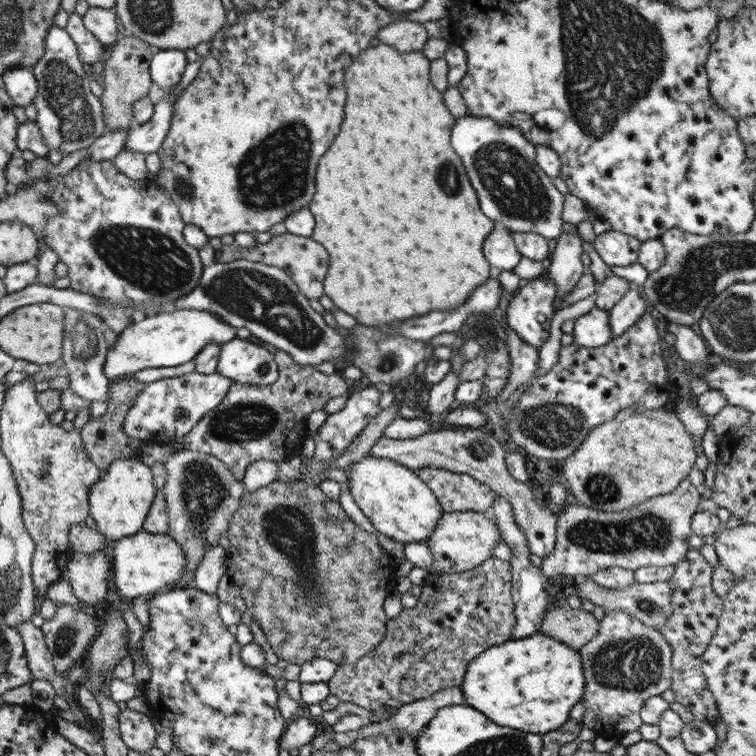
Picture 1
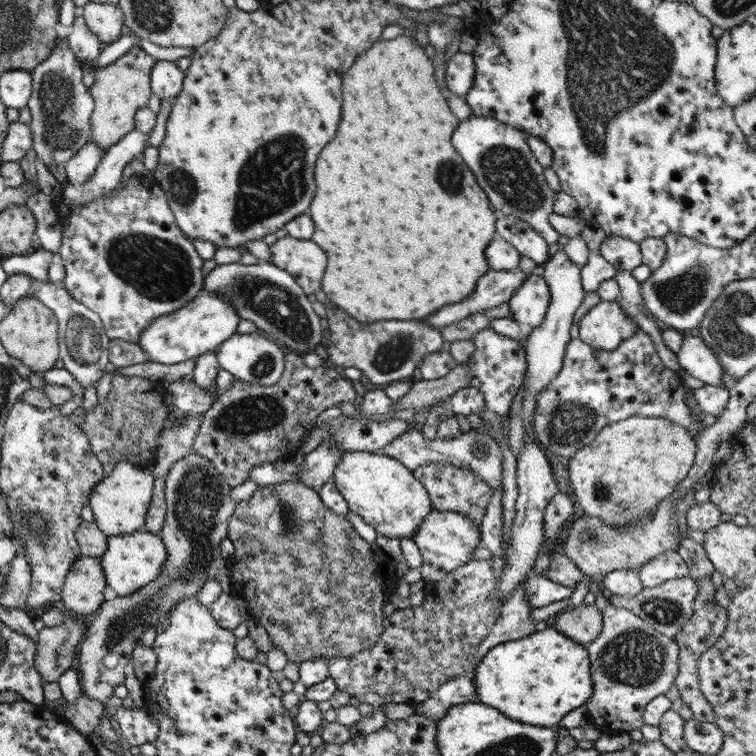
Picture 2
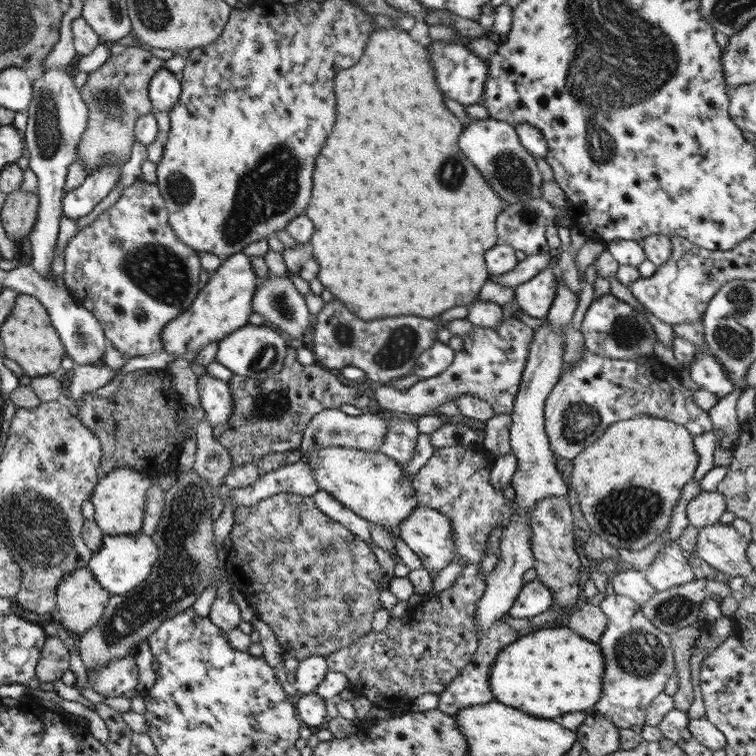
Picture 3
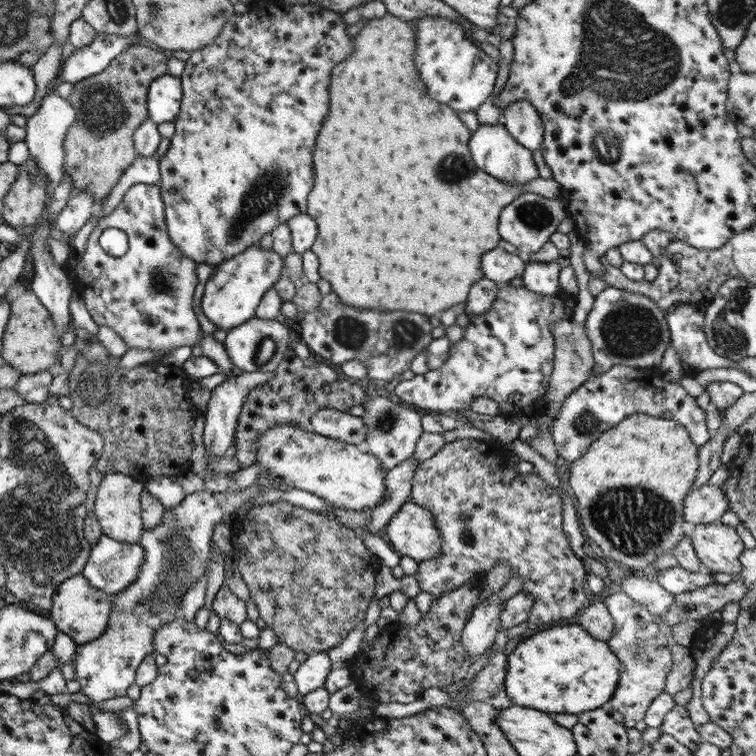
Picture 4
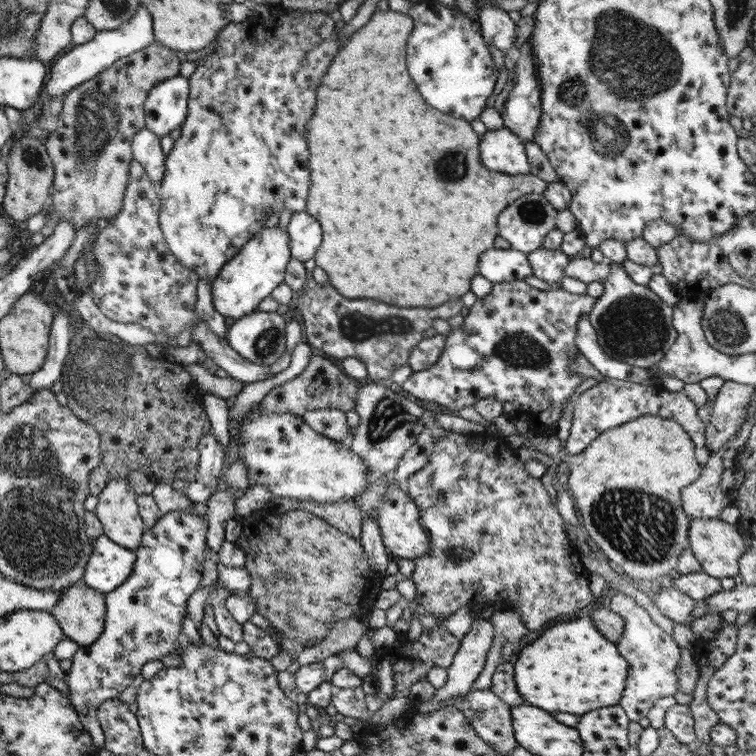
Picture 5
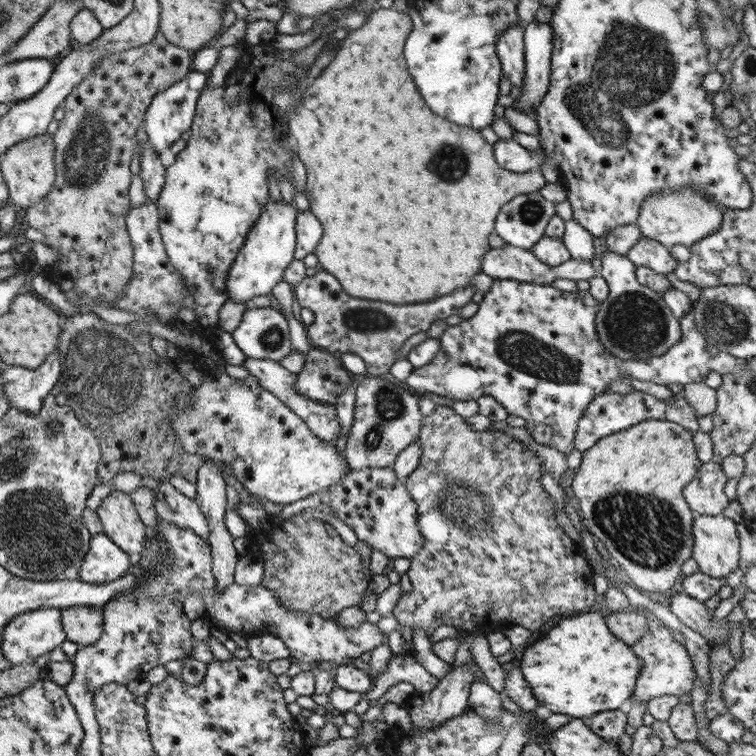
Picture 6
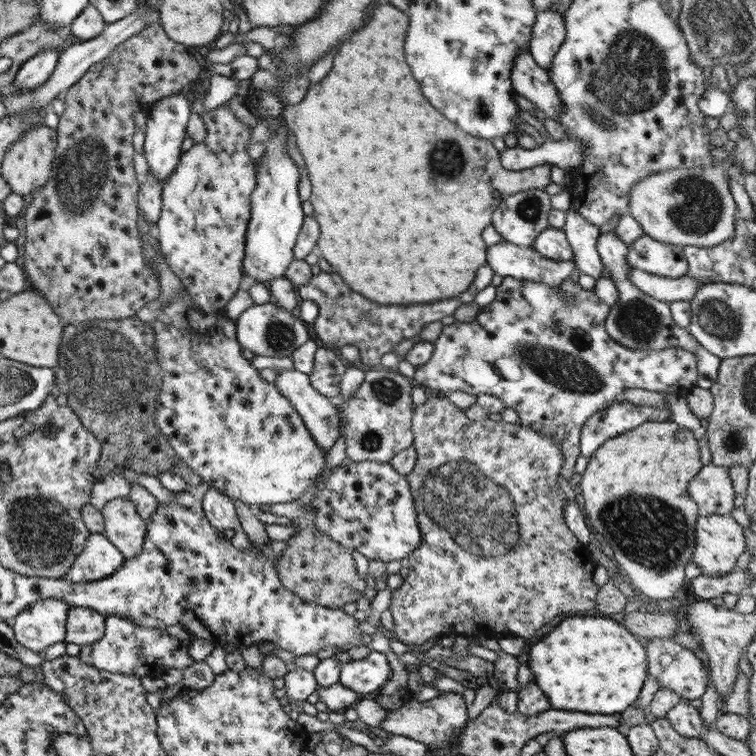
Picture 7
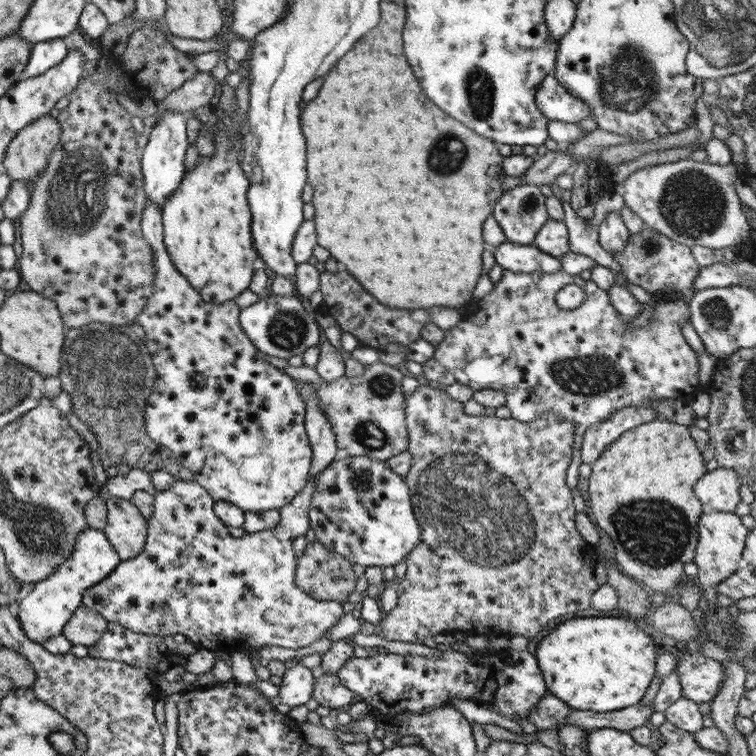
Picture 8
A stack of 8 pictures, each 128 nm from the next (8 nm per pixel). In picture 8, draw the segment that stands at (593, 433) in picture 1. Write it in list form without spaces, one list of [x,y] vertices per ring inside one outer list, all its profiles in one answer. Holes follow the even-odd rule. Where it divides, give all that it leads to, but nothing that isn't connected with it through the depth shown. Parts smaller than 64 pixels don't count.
[[[658,419],[646,424],[639,424],[634,428],[626,431],[614,445],[611,445],[600,457],[598,461],[591,464],[592,473],[588,478],[588,492],[590,500],[587,502],[587,508],[592,510],[592,516],[596,520],[598,526],[602,526],[606,530],[606,534],[612,538],[614,542],[614,550],[616,550],[616,560],[622,566],[623,572],[630,578],[642,582],[648,585],[655,594],[657,593],[669,593],[680,586],[683,580],[686,578],[684,574],[684,564],[694,560],[695,550],[697,548],[697,542],[699,539],[699,518],[700,515],[707,511],[700,499],[694,494],[694,484],[708,472],[706,464],[694,438],[690,435],[690,427],[682,426],[682,424],[676,424],[674,422]]]

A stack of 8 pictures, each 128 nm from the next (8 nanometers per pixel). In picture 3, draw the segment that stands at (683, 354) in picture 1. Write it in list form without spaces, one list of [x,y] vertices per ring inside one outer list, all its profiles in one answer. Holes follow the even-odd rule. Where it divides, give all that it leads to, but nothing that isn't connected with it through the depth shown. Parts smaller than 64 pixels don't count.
[[[696,352],[696,358],[692,360],[690,366],[692,367],[688,372],[700,389],[716,394],[720,399],[734,392],[734,384],[729,379],[728,373],[710,353]]]

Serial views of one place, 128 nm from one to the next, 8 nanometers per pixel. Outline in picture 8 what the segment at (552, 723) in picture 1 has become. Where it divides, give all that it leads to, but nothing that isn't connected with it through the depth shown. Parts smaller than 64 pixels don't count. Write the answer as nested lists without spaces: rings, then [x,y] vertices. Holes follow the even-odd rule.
[[[622,616],[568,620],[560,624],[558,634],[552,630],[536,648],[538,650],[534,655],[538,659],[548,692],[573,709],[592,712],[612,712],[639,703],[655,677],[656,658],[661,650],[660,644],[654,646],[652,638],[636,625],[633,617]]]

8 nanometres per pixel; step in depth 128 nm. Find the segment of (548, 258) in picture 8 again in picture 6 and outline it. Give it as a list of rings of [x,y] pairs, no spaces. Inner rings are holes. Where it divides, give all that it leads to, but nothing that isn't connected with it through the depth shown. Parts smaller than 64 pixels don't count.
[[[506,245],[506,247],[494,248],[490,252],[486,252],[484,260],[482,260],[482,272],[484,274],[500,280],[518,280],[518,282],[529,282],[537,285],[550,285],[558,278],[568,278],[570,280],[590,280],[590,277],[598,274],[594,266],[586,260],[570,259],[558,266],[550,266],[538,259],[532,249],[523,249],[514,245]]]

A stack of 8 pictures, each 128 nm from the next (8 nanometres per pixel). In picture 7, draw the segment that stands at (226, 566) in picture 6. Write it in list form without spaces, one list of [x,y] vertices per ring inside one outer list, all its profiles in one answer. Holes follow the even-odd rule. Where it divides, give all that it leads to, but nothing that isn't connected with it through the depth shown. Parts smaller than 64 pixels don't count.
[[[208,486],[208,491],[202,498],[202,509],[208,521],[214,525],[222,537],[226,536],[227,528],[236,528],[236,530],[240,528],[240,519],[235,508],[234,500],[230,496]]]

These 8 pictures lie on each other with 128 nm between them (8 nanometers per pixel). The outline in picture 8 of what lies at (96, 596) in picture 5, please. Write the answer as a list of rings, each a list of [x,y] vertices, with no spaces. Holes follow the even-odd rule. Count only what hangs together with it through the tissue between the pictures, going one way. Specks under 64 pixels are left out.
[[[83,604],[64,625],[63,635],[73,645],[83,644],[89,647],[100,640],[107,624],[108,621],[100,613]]]

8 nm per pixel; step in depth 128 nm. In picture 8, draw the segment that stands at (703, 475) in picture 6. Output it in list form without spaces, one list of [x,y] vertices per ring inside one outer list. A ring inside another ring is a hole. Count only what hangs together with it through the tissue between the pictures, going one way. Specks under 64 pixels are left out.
[[[719,466],[715,470],[708,470],[694,484],[694,492],[707,511],[734,513],[736,506],[742,502],[740,478],[741,476],[734,469]]]

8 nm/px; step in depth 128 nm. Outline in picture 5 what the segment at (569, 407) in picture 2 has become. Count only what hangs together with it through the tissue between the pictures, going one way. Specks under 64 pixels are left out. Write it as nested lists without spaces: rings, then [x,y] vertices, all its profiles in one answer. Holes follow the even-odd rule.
[[[606,378],[606,382],[600,382],[580,395],[578,402],[574,402],[572,414],[570,435],[566,440],[569,455],[581,454],[602,432],[632,422],[642,415],[675,420],[686,429],[695,448],[704,446],[706,441],[706,424],[698,417],[696,404],[683,391],[668,392],[662,386],[642,386],[624,380]]]

